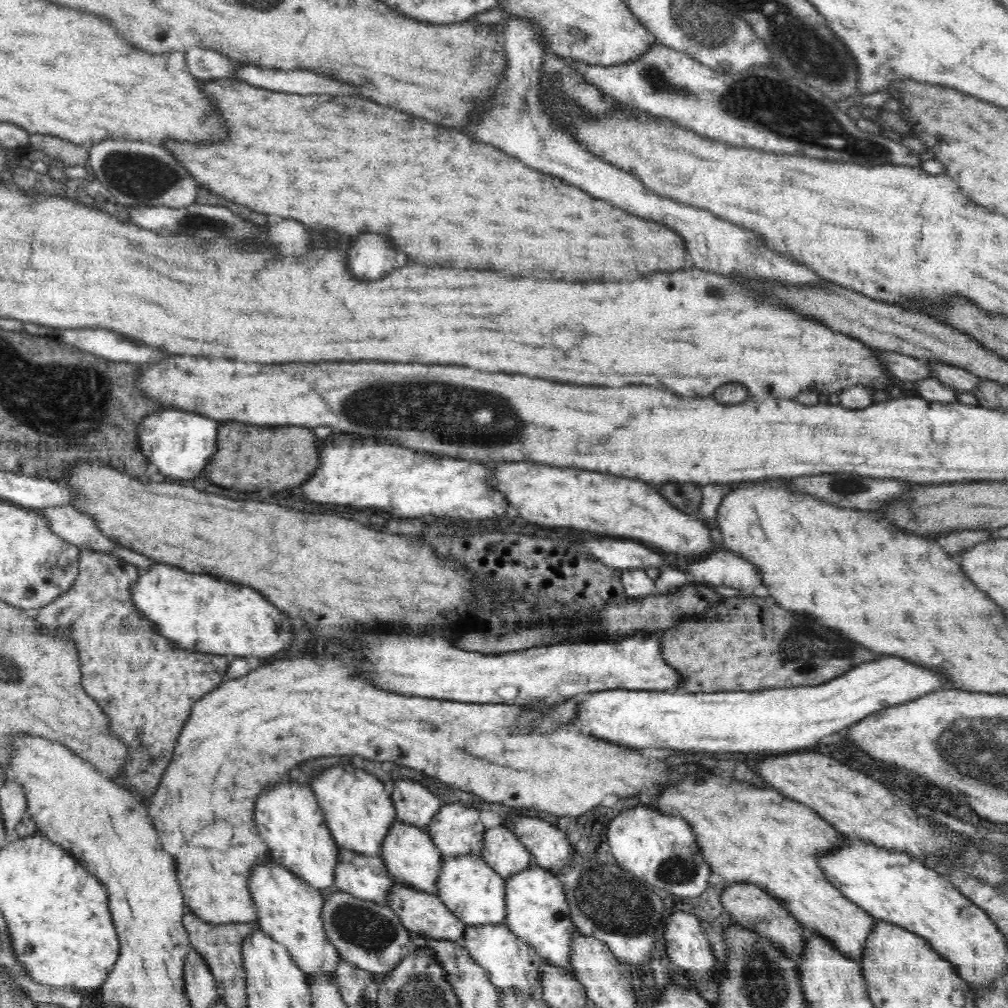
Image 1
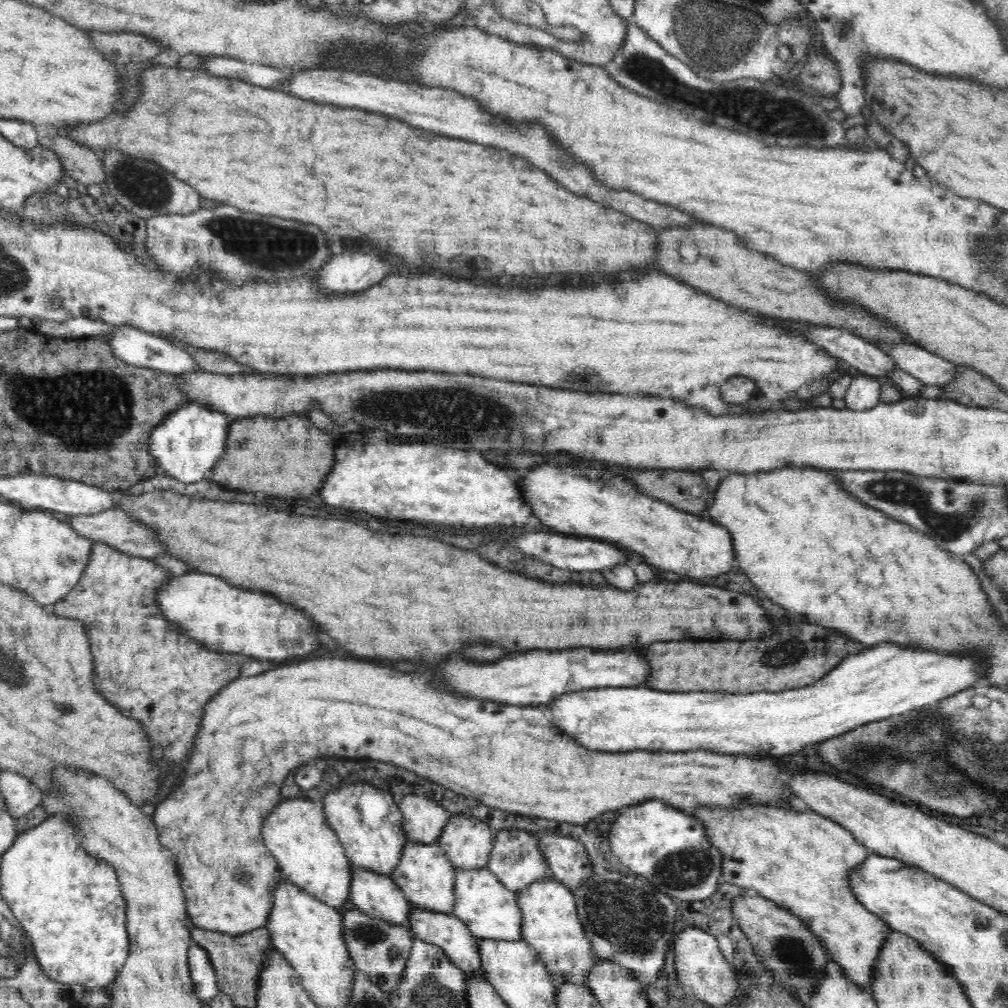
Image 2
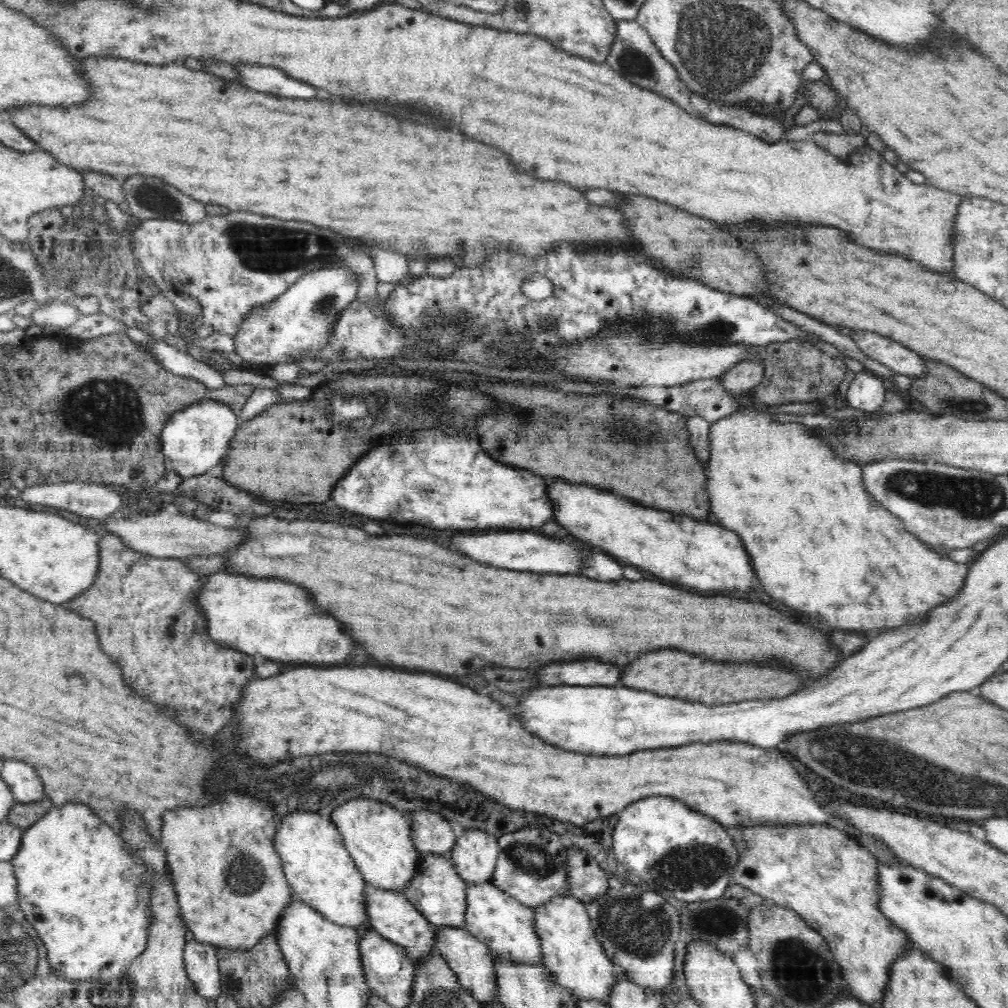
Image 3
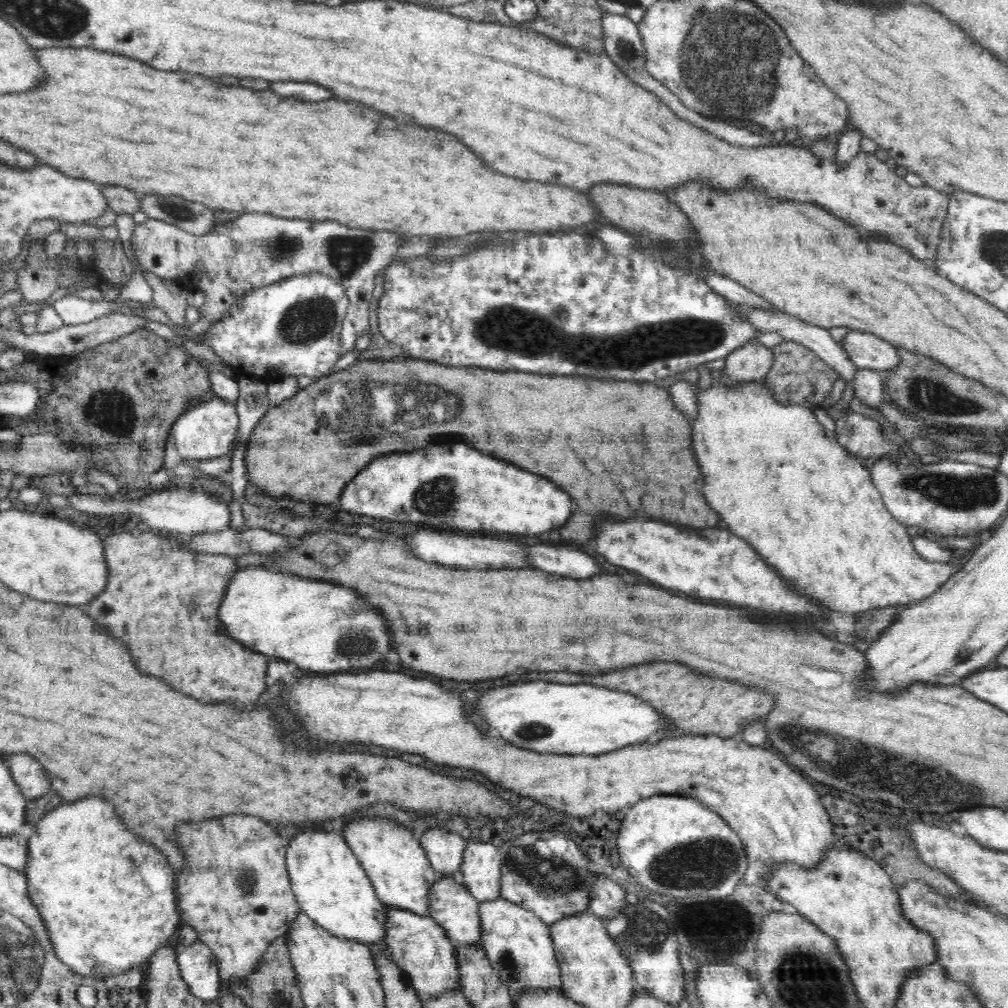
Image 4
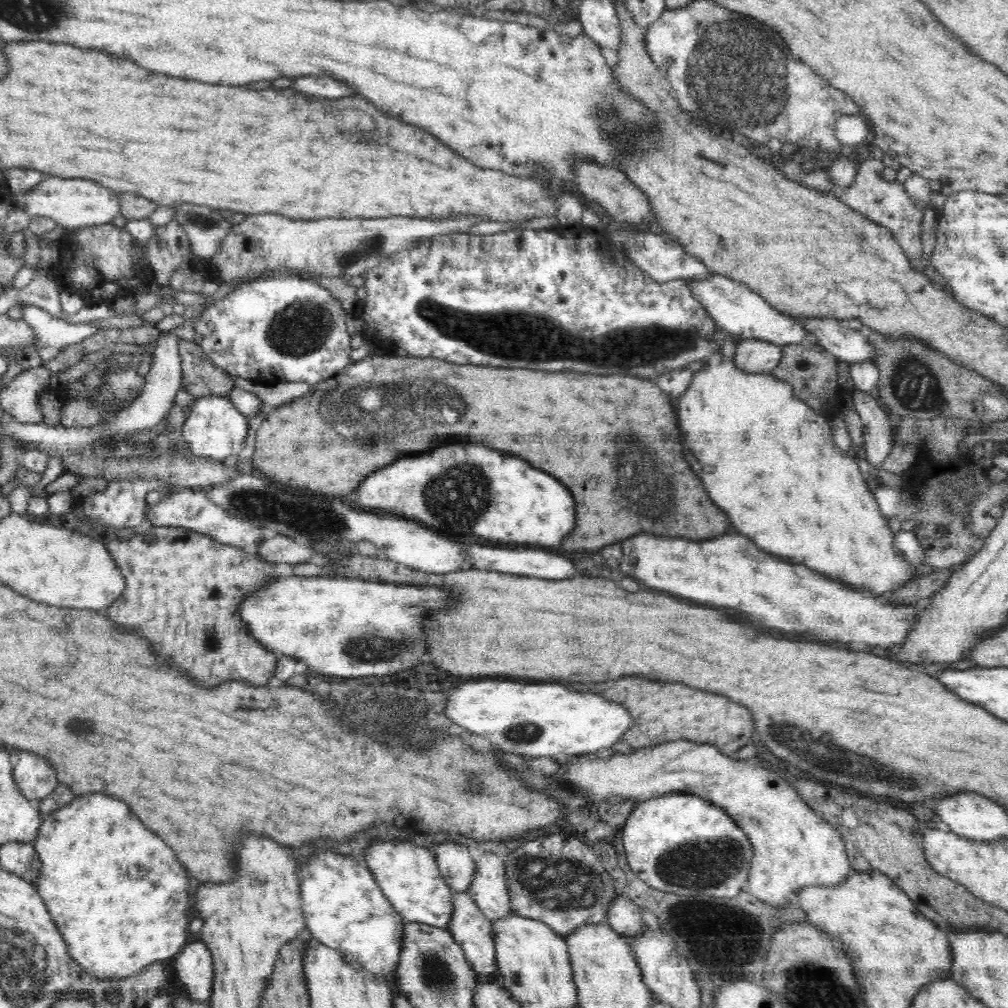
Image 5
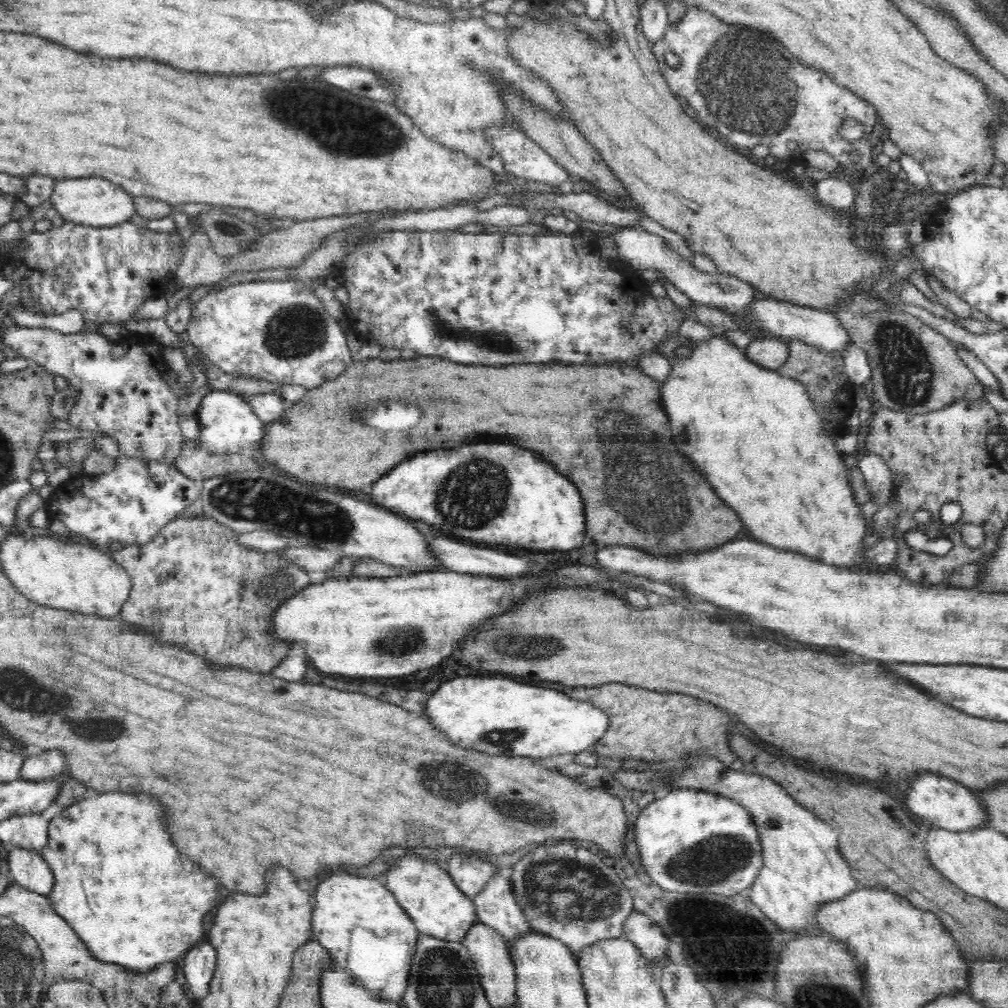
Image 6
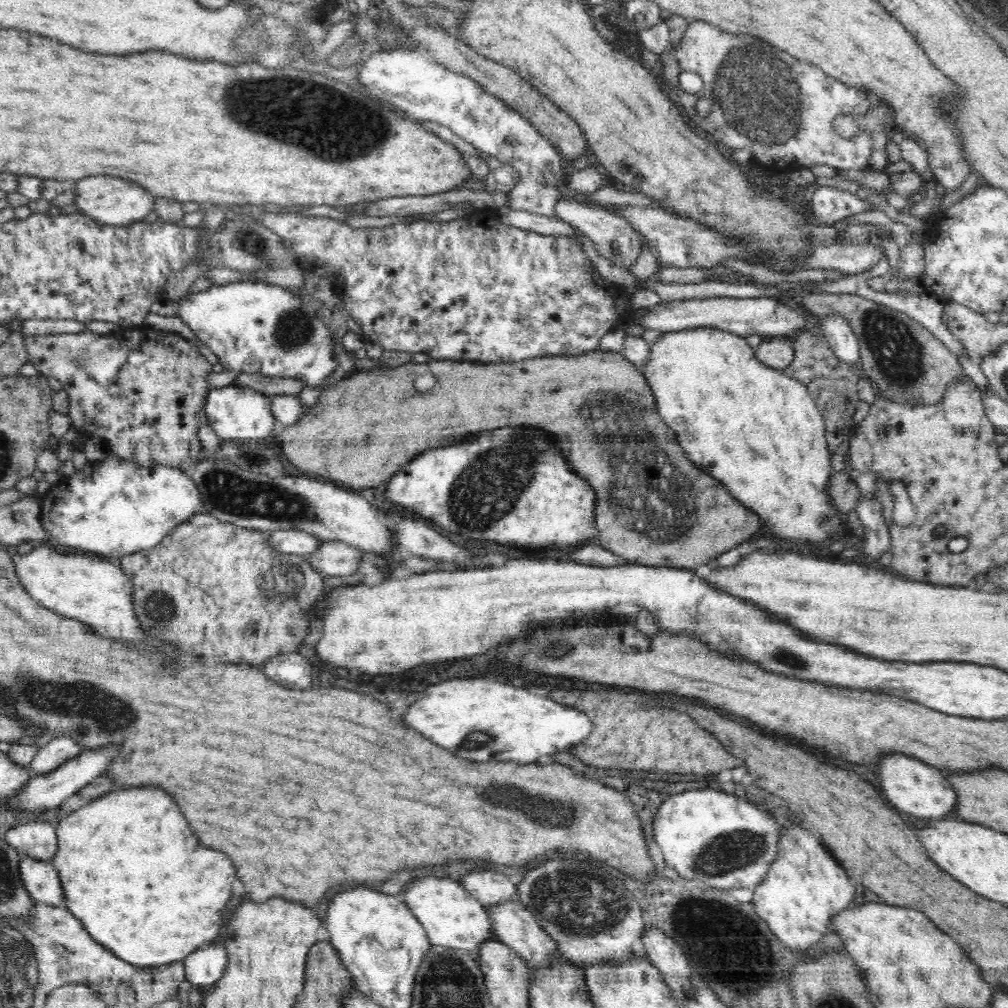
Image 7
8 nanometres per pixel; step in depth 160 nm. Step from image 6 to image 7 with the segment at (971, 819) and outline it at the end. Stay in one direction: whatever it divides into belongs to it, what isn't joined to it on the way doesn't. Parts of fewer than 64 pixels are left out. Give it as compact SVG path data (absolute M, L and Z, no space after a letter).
M888 754L876 762L876 776L880 780L886 800L892 806L896 806L898 810L920 816L921 819L953 818L953 810L957 805L956 792L952 790L952 786L948 786L946 778L940 774L940 770L936 770L920 760L902 756L902 754Z

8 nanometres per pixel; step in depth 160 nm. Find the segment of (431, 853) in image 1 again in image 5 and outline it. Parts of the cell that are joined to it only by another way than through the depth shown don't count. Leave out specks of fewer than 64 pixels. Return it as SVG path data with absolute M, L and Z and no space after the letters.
M453 892L454 912L448 924L448 930L452 933L456 942L462 947L466 959L472 965L479 982L499 982L496 970L496 949L494 949L494 934L492 921L487 919L469 892Z

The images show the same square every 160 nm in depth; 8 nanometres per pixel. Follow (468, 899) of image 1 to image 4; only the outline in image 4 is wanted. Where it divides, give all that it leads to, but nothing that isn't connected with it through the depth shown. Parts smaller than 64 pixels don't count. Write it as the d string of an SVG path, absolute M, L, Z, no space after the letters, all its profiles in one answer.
M502 898L480 903L478 912L483 932L480 944L504 986L512 992L524 988L561 988L562 971L554 956L548 924L534 912Z

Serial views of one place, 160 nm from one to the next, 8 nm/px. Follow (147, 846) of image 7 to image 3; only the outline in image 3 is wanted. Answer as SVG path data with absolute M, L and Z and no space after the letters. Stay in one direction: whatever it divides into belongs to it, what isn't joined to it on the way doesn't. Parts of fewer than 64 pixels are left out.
M82 804L53 807L24 832L21 846L10 860L18 881L18 903L28 924L34 926L39 940L44 942L42 946L46 946L46 957L54 973L83 983L123 980L130 962L144 952L148 942L152 922L148 904L156 878L154 871L126 847L118 833Z

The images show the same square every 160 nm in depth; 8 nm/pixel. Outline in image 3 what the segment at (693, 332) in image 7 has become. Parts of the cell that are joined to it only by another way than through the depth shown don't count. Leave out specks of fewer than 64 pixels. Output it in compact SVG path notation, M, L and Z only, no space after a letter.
M754 406L742 407L732 414L730 418L714 421L709 430L709 459L706 464L707 471L707 495L710 503L710 512L714 512L718 524L724 528L730 528L738 532L738 536L744 542L744 548L748 556L752 558L754 570L758 574L758 580L766 588L766 592L780 600L786 602L788 606L796 610L806 610L810 614L820 614L830 626L842 628L842 630L858 630L858 632L872 632L878 628L898 628L902 624L918 624L926 620L926 612L932 610L936 604L942 604L957 595L965 584L966 575L969 573L969 563L960 563L956 557L950 553L940 555L932 549L928 549L928 544L920 540L915 534L905 529L900 518L894 513L886 510L872 494L866 491L862 485L862 467L860 465L844 461L838 457L838 453L832 451L830 443L822 439L822 435L814 430L800 424L780 423L775 418L776 414L770 414L766 410L756 410Z

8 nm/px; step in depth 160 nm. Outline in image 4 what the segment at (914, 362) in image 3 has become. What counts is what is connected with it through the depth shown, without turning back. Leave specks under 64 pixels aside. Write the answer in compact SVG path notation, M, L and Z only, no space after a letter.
M849 330L839 344L859 369L883 372L900 362L896 346L866 331Z

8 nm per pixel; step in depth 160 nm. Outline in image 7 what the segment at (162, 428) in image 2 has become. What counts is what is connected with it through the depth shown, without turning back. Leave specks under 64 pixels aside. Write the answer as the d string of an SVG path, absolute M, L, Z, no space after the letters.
M230 384L209 389L205 400L205 412L214 432L223 441L269 440L274 436L276 421L270 409L270 398L248 387Z

